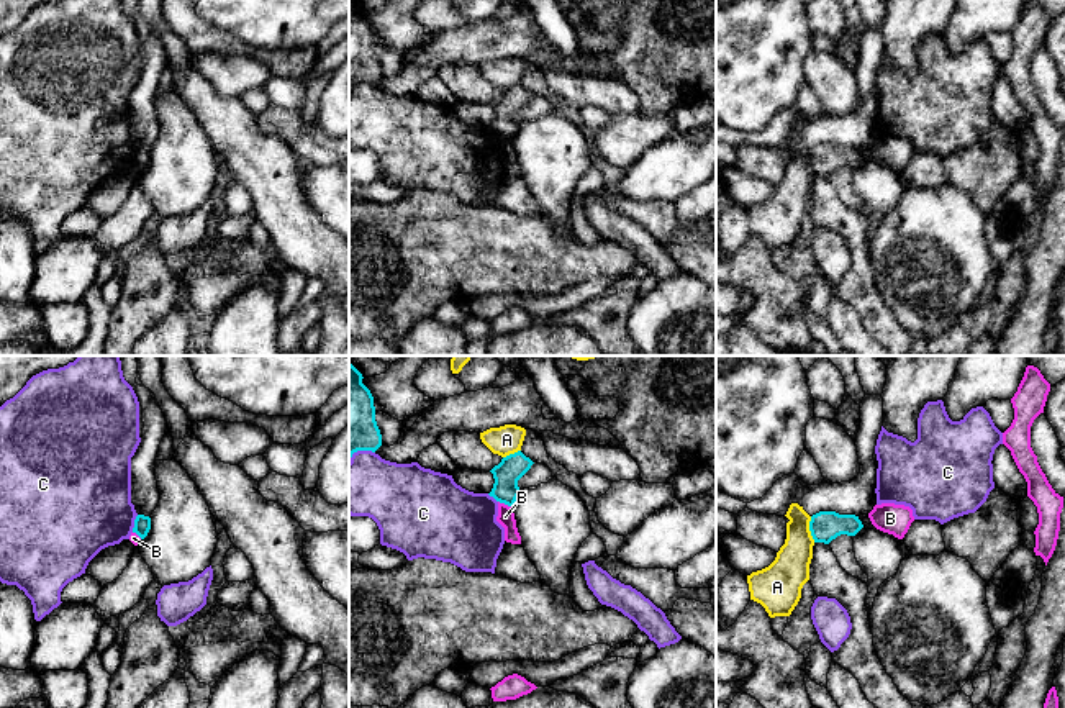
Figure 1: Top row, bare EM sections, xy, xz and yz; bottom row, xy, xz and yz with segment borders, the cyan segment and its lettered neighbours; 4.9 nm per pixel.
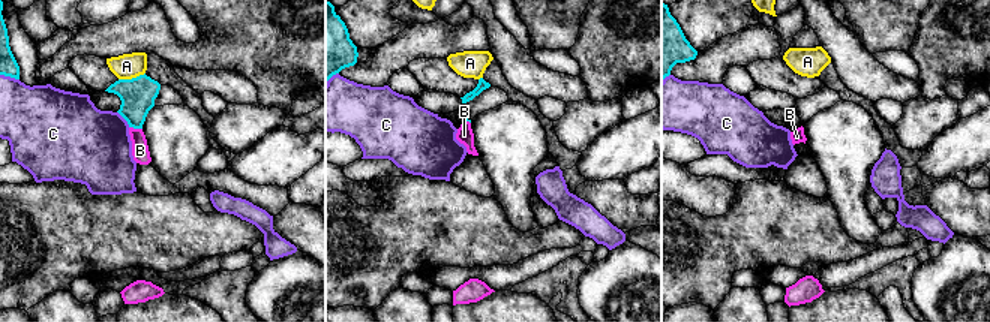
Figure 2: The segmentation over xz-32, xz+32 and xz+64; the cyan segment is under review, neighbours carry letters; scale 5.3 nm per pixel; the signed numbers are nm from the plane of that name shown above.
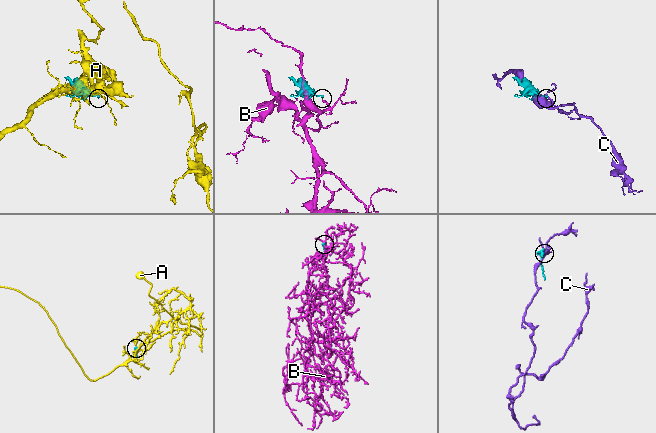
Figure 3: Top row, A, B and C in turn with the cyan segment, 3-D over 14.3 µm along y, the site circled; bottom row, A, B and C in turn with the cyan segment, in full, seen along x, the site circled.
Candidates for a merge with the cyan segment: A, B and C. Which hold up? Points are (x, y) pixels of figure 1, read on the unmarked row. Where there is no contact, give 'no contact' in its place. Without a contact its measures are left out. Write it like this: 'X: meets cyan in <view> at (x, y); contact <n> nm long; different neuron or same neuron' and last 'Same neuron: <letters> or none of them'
A: meets cyan in yz at (810, 163); contact 130 nm long; different neuron
B: meets cyan in xz at (505, 136); contact 70 nm long; different neuron
C: meets cyan in xy at (135, 156); contact 90 nm long; different neuron
Same neuron: none of them

